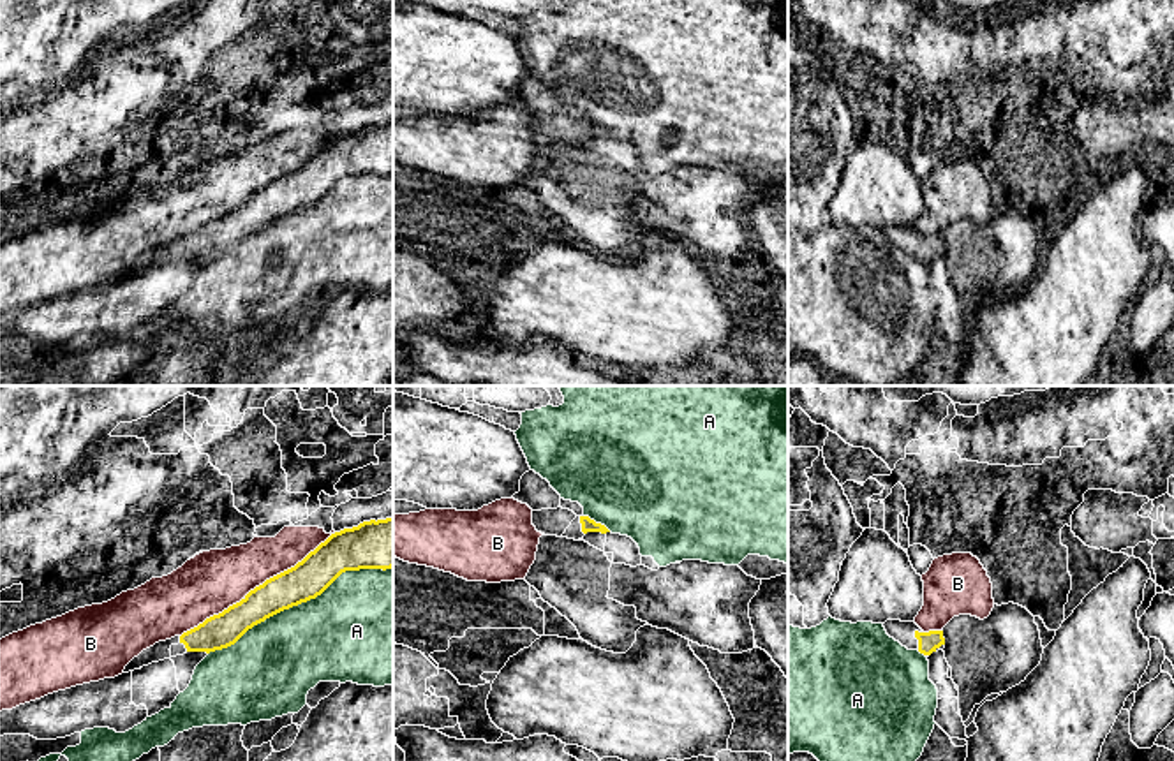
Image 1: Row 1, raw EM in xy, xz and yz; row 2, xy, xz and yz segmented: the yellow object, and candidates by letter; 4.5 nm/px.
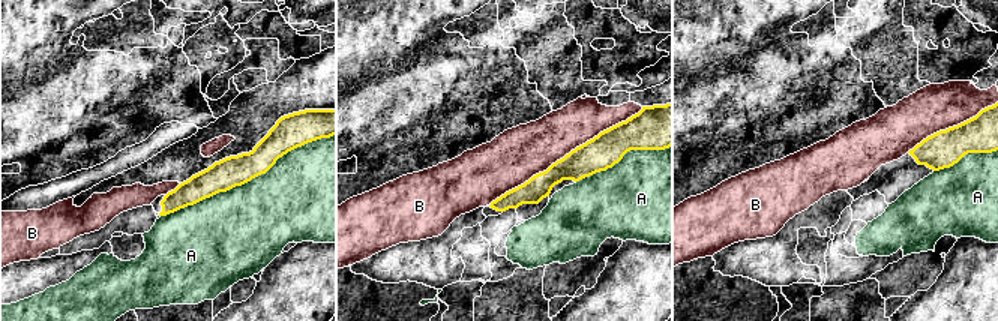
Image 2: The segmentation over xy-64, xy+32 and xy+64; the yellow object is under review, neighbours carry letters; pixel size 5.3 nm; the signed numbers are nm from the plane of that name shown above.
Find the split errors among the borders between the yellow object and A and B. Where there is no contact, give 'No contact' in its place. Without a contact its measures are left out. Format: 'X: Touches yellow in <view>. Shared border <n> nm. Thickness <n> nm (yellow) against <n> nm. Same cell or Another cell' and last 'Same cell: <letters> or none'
A: Touches yellow in xy. Shared border 950 nm. Thickness 180 nm (yellow) against 440 nm. Another cell
B: Touches yellow in xy. Shared border 850 nm. Thickness 180 nm (yellow) against 280 nm. Another cell
Same cell: none

